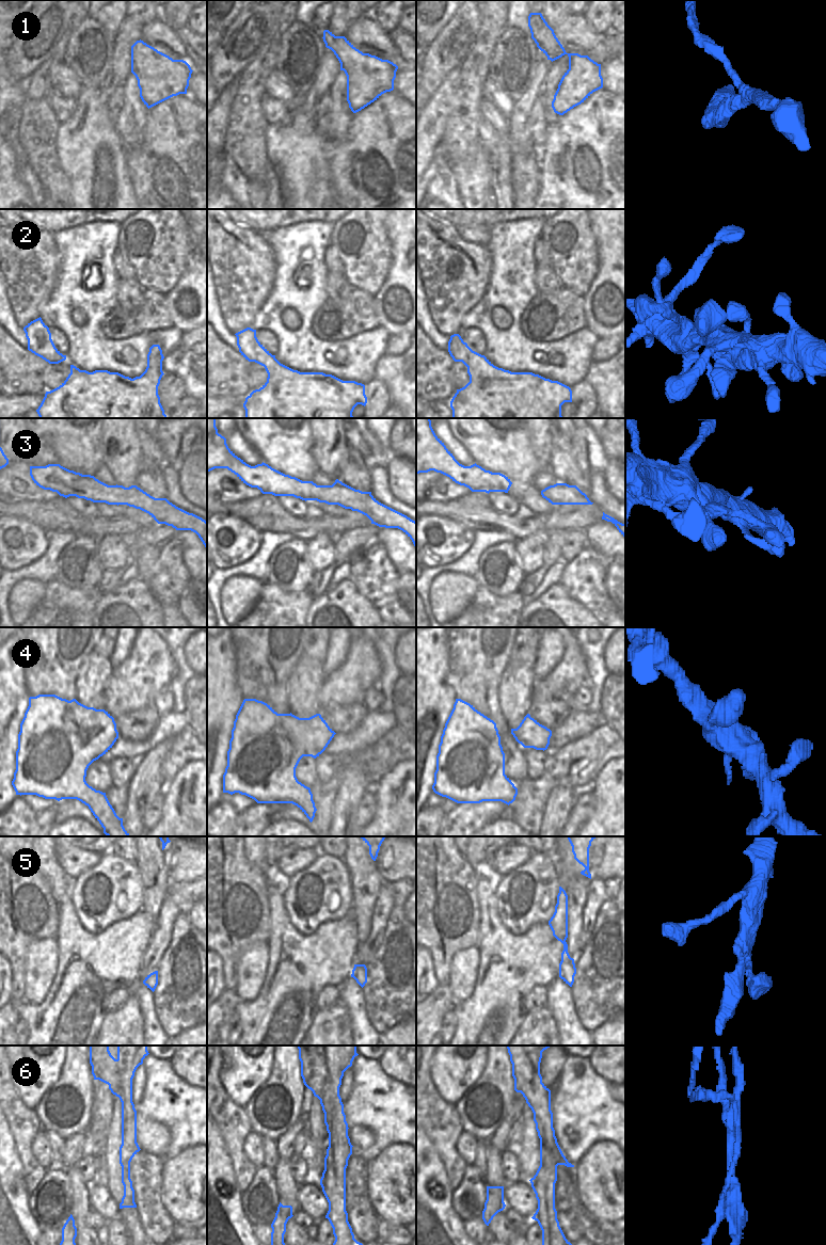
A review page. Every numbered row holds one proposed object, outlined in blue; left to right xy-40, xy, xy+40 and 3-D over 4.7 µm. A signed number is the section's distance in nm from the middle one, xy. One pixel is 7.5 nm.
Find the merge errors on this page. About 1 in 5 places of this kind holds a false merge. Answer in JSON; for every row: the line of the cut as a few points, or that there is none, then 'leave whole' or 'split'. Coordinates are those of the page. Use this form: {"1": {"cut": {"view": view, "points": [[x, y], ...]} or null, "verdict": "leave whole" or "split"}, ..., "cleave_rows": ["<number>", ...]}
{"1": {"cut": null, "verdict": "leave whole"}, "2": {"cut": null, "verdict": "leave whole"}, "3": {"cut": null, "verdict": "leave whole"}, "4": {"cut": null, "verdict": "leave whole"}, "5": {"cut": null, "verdict": "leave whole"}, "6": {"cut": {"view": "xy", "points": [[326, 1046], [328, 1071], [324, 1084], [320, 1089], [312, 1090]]}, "verdict": "split"}, "cleave_rows": ["6"]}

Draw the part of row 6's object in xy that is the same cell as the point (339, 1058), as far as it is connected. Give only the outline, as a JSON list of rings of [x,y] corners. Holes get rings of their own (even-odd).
[[[325,1046],[329,1070],[321,1090],[313,1090],[320,1100],[324,1123],[329,1133],[329,1147],[324,1158],[324,1170],[320,1179],[322,1192],[329,1202],[325,1218],[329,1219],[335,1241],[333,1245],[363,1245],[354,1239],[346,1211],[346,1168],[352,1154],[348,1136],[348,1123],[339,1087],[344,1072],[352,1066],[356,1046]]]

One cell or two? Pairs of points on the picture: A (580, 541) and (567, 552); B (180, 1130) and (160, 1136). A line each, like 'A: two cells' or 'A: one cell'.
A: one cell
B: two cells

